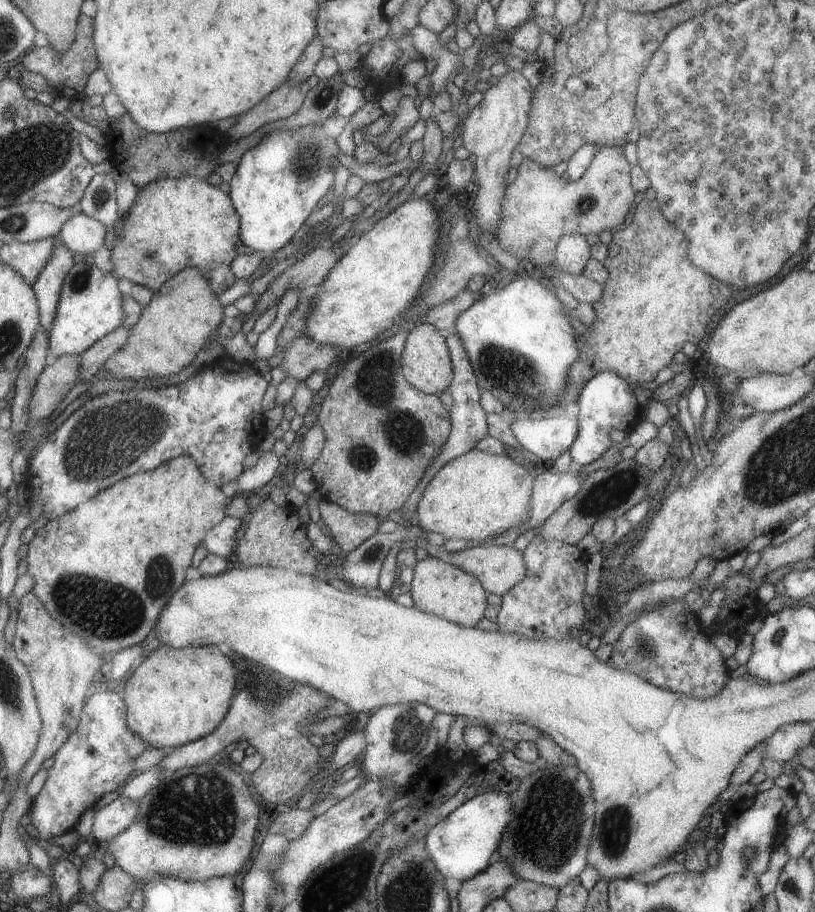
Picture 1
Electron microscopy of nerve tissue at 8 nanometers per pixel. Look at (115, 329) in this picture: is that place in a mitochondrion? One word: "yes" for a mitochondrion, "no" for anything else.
no

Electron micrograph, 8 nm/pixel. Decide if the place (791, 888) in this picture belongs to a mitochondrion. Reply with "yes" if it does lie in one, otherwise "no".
yes

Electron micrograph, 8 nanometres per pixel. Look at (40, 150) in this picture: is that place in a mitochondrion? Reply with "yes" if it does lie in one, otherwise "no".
yes

